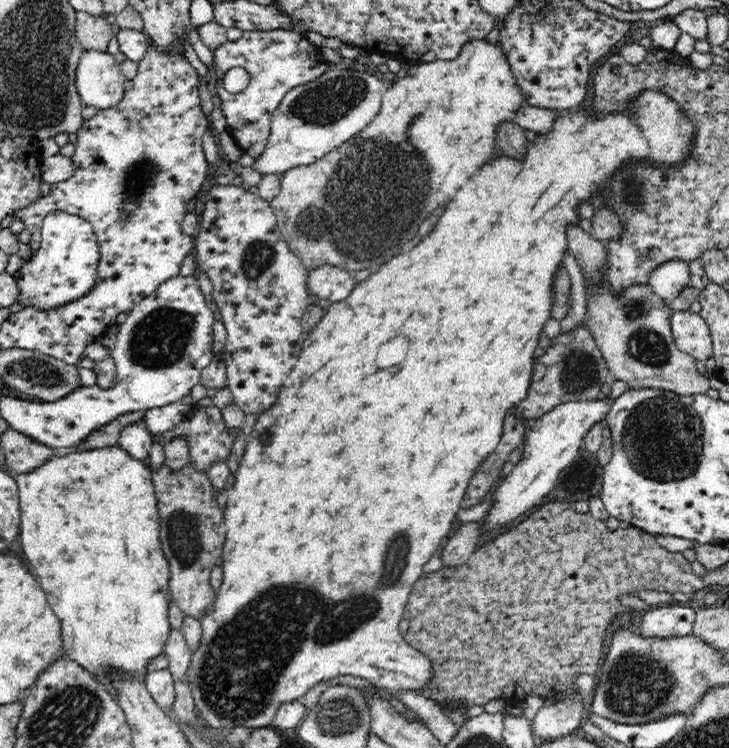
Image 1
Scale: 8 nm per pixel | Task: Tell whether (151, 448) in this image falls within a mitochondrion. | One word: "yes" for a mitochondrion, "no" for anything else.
no

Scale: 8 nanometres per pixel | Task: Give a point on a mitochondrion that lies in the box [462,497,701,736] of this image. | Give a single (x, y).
(638, 684)

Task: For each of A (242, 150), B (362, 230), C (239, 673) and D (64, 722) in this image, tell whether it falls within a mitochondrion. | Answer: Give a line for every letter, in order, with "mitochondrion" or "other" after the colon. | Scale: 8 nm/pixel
A: other
B: mitochondrion
C: mitochondrion
D: mitochondrion

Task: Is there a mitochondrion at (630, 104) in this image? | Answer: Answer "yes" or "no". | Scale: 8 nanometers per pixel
no

